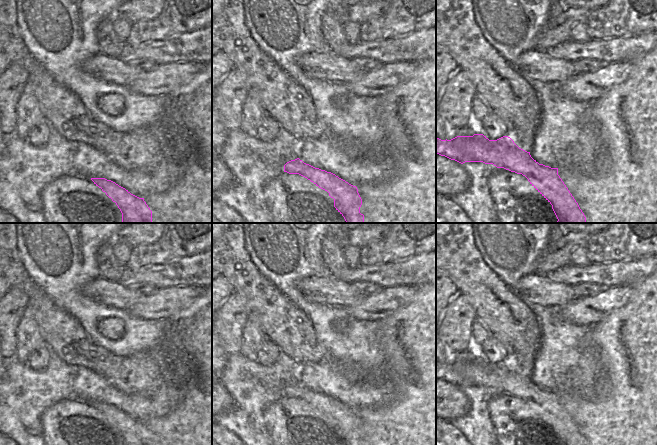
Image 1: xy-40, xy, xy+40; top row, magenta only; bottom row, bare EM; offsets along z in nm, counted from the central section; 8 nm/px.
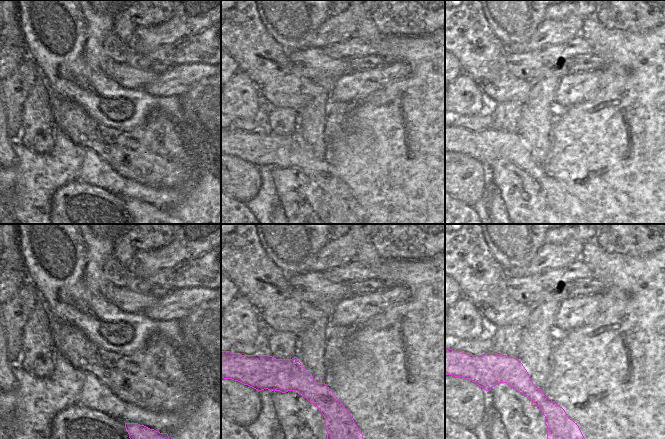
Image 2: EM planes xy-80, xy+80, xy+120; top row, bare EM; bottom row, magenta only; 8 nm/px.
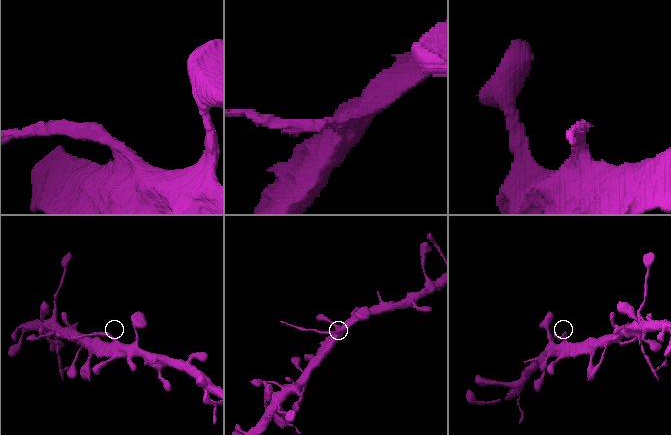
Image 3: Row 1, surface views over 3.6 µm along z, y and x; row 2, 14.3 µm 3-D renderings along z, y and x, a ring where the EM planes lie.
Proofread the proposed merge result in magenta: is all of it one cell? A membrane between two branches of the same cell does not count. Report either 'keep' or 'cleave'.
cleave

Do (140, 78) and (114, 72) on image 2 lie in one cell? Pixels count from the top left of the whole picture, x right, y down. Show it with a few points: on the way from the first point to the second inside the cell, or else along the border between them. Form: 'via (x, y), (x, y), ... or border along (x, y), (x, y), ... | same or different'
via (134, 78), (120, 72) | same

